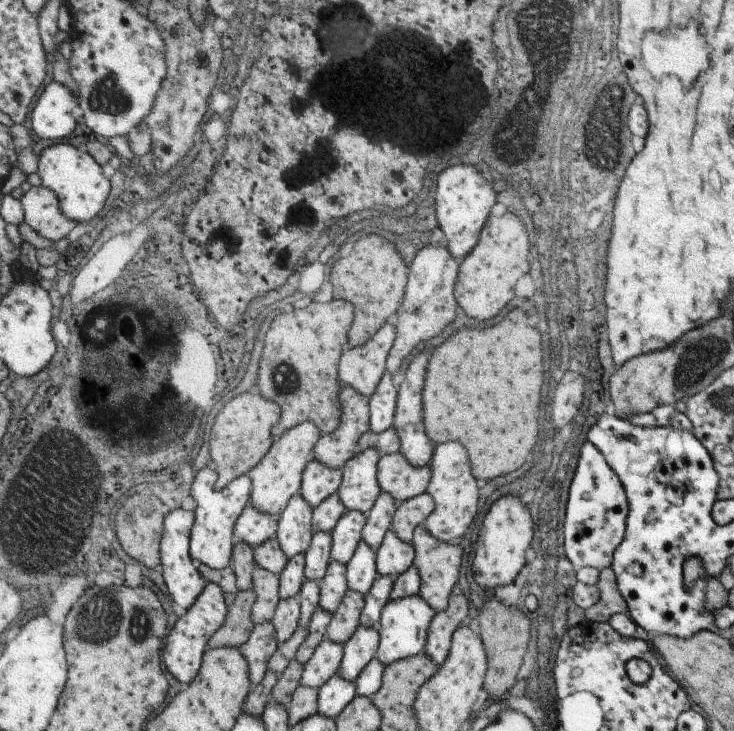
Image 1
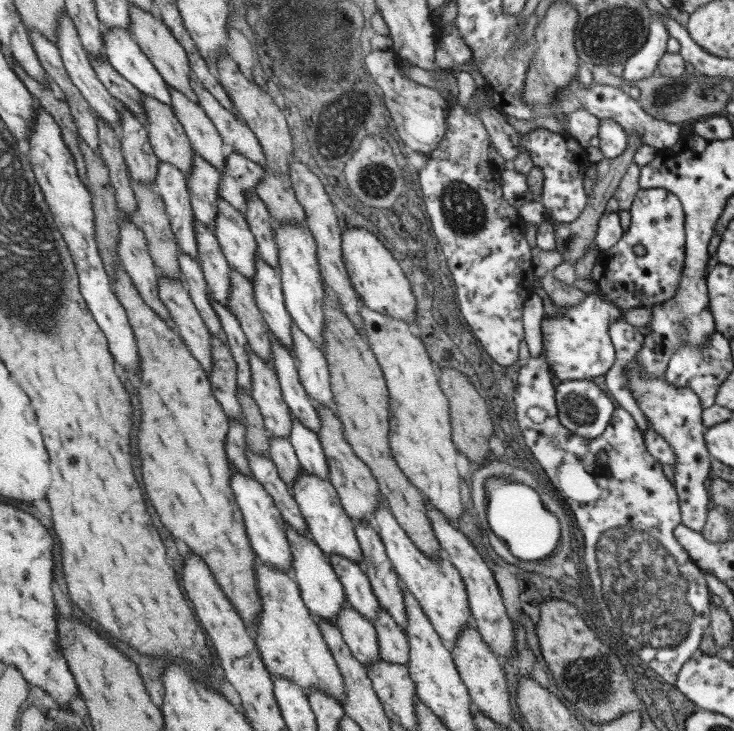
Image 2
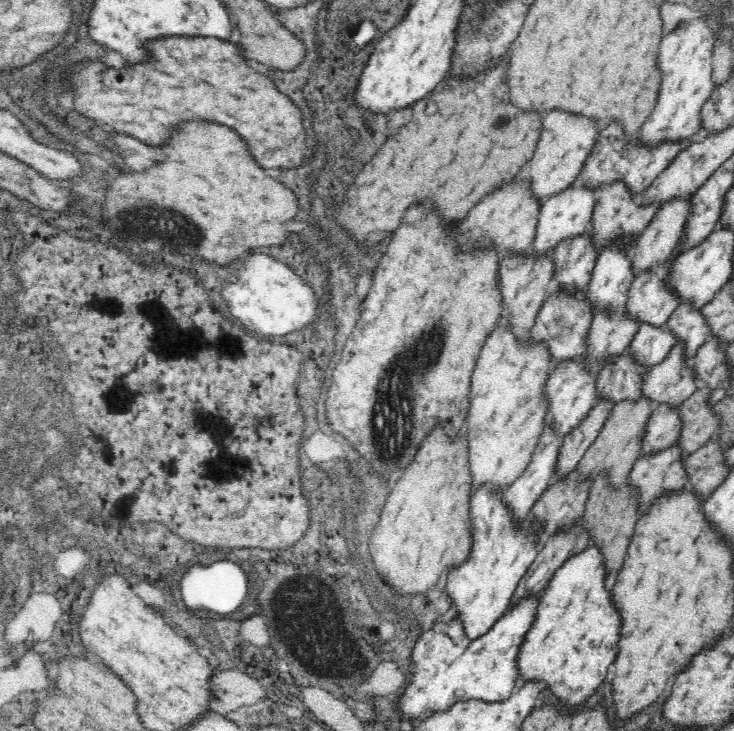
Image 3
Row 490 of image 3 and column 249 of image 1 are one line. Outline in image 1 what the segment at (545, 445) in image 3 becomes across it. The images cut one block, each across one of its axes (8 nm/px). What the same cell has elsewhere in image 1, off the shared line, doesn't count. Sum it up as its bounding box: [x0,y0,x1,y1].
[235,506,281,546]

